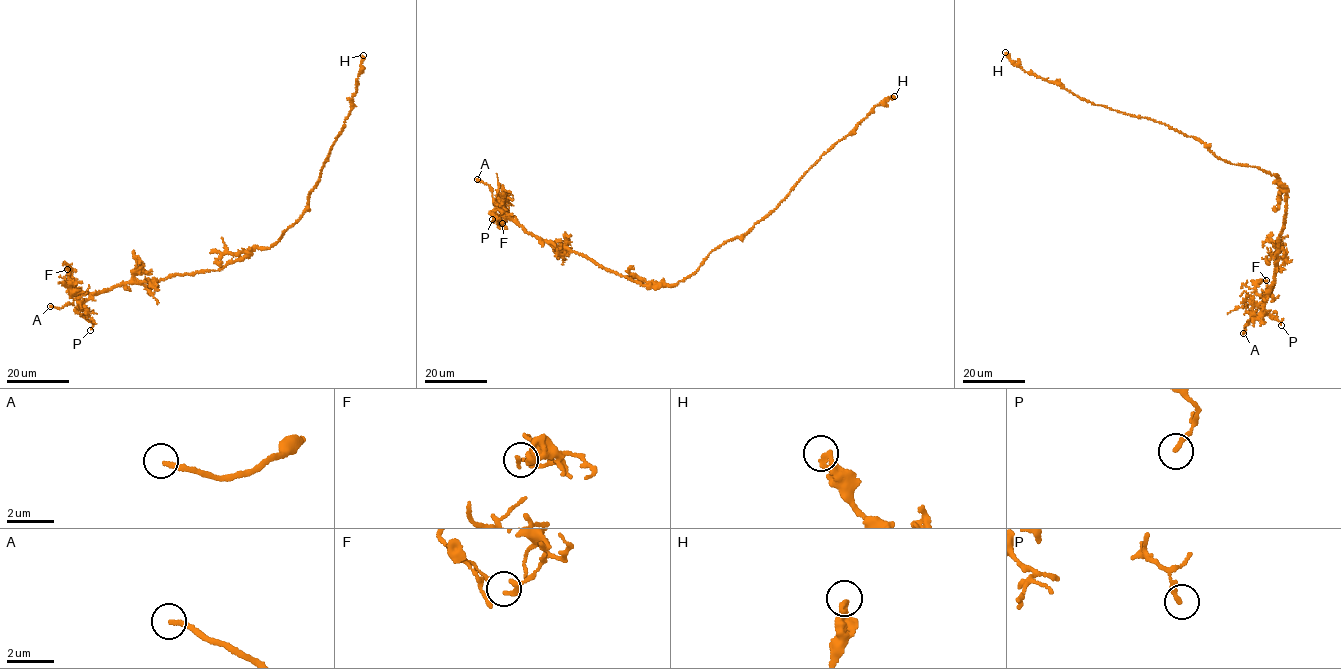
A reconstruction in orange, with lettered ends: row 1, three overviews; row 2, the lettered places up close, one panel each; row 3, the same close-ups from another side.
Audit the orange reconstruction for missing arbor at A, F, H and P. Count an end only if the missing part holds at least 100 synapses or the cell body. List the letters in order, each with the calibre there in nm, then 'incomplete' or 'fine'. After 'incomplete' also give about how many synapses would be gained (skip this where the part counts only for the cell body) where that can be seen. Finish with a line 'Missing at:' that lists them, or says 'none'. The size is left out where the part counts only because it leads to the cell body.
A: 200 nm | incomplete
F: 190 nm | fine
H: 320 nm | fine
P: 200 nm | fine
Missing at: A

